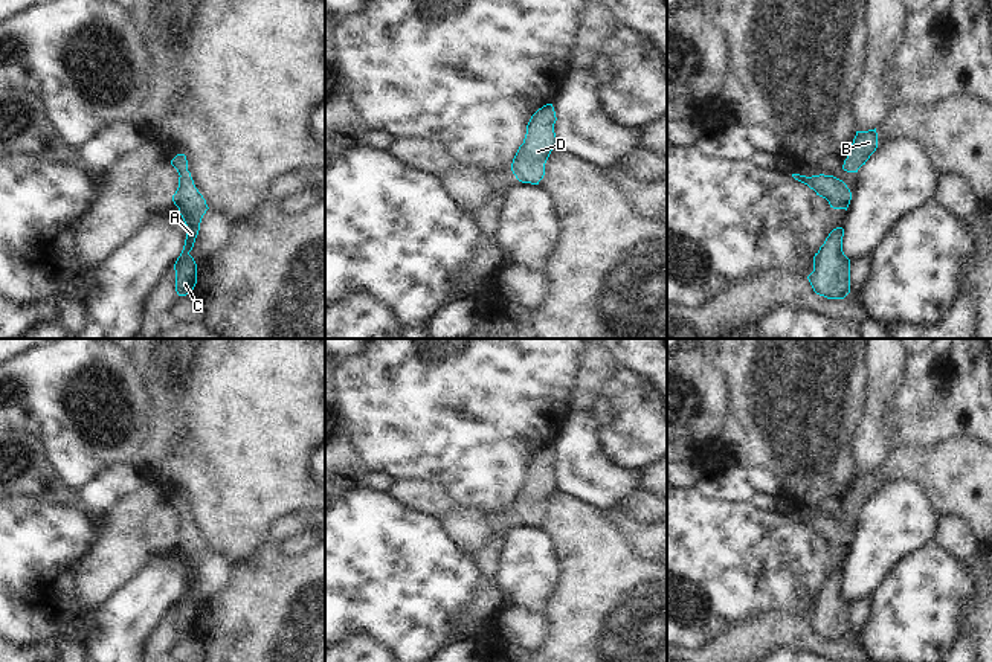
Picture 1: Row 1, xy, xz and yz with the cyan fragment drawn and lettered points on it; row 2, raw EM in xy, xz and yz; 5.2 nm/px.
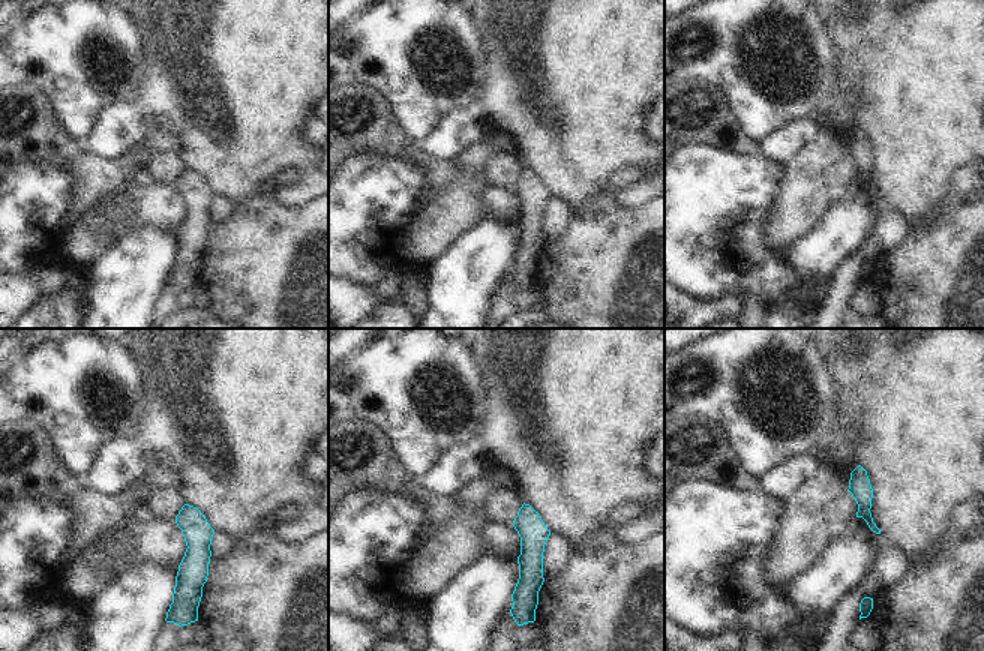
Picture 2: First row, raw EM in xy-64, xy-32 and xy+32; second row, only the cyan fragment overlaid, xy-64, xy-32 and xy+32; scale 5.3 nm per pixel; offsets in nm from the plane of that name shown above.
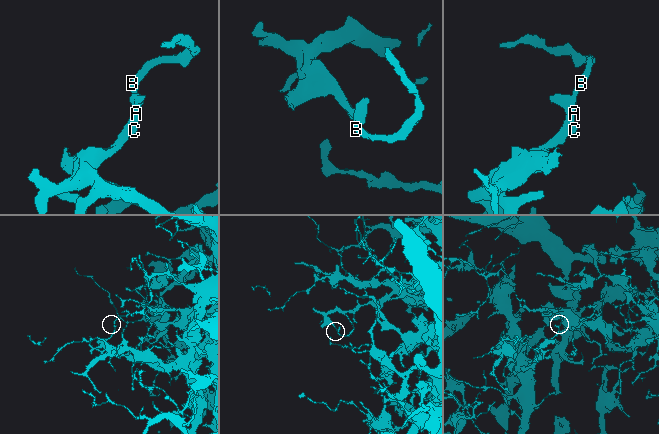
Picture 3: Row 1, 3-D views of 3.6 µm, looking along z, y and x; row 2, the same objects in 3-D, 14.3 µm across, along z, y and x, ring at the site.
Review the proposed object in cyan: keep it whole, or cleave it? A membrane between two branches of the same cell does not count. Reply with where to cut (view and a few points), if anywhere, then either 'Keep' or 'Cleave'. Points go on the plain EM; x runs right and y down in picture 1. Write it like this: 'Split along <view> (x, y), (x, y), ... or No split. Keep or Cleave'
No split. Keep

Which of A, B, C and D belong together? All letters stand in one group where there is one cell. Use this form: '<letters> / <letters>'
A B C D

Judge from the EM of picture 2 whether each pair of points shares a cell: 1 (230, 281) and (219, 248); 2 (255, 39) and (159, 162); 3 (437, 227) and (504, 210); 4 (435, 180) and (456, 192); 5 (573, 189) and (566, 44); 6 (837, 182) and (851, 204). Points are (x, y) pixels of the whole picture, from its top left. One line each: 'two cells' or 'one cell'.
1: one cell
2: two cells
3: two cells
4: two cells
5: one cell
6: two cells

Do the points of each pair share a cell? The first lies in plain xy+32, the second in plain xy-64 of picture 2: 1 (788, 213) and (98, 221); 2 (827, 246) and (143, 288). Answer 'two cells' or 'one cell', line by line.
1: one cell
2: one cell

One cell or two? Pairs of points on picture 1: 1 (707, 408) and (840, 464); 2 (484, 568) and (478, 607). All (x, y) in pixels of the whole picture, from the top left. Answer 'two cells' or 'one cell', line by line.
1: two cells
2: one cell

